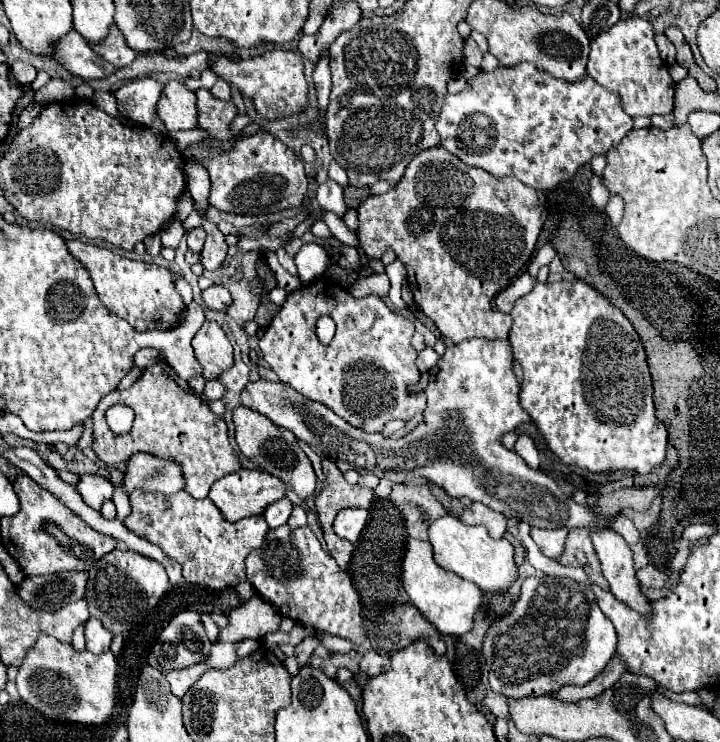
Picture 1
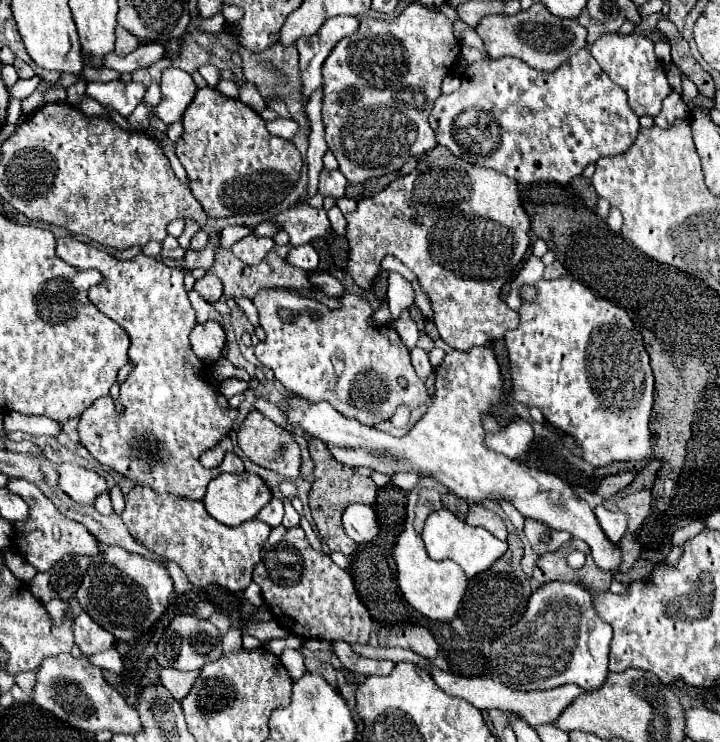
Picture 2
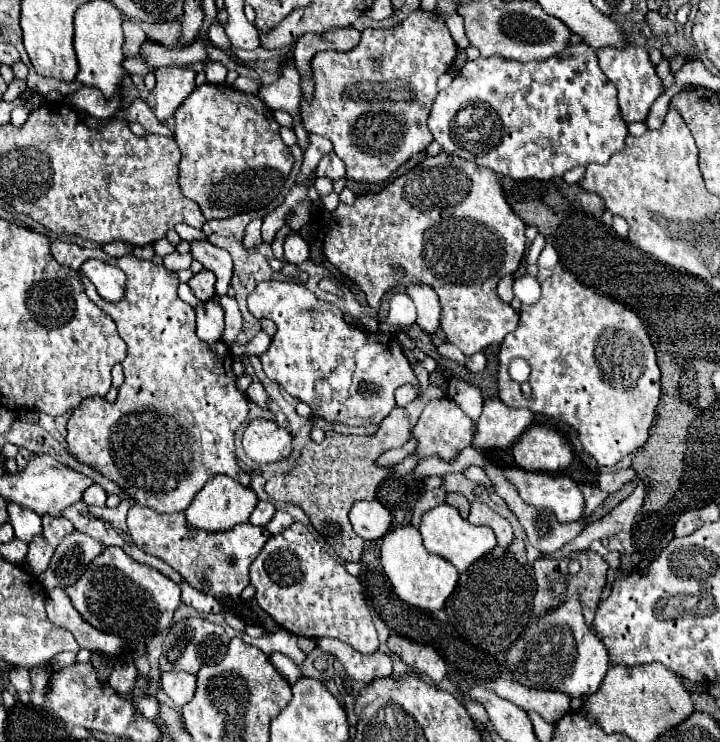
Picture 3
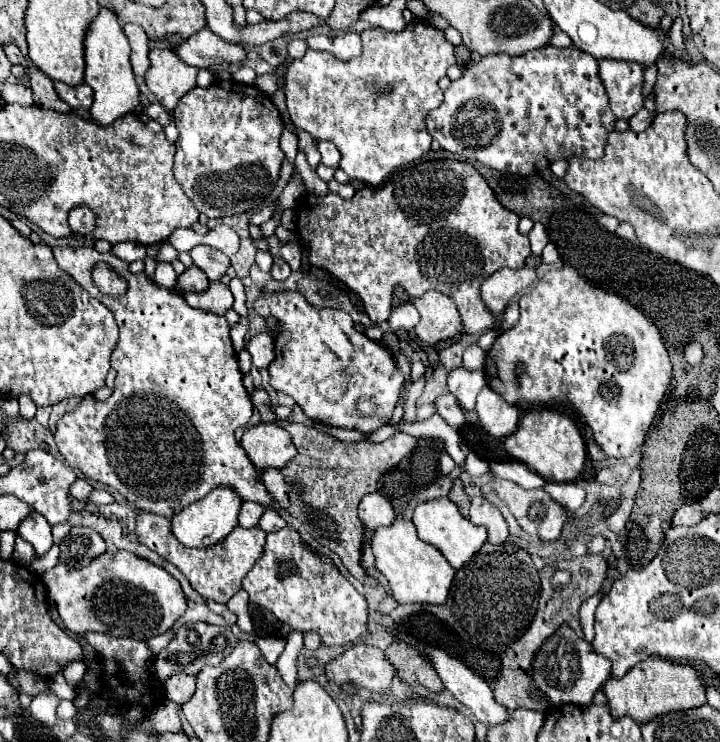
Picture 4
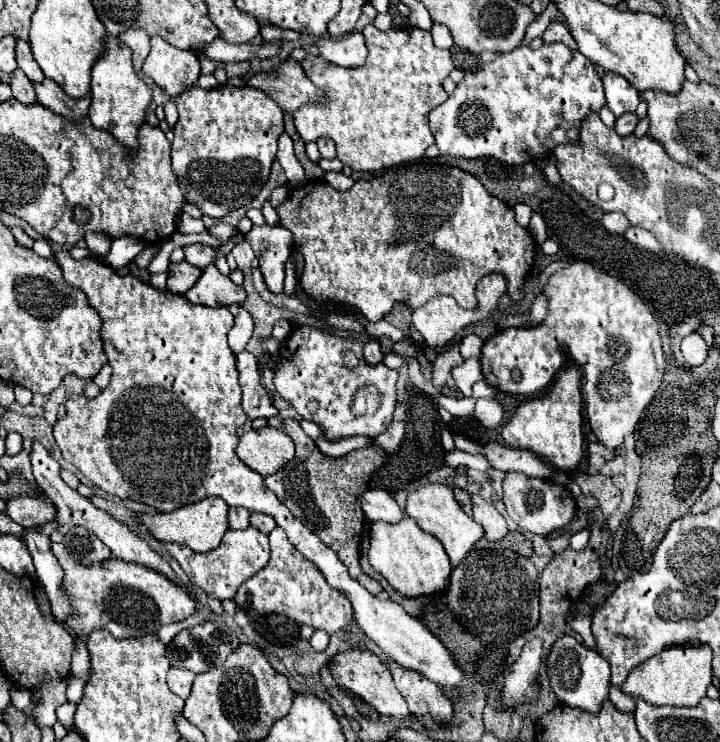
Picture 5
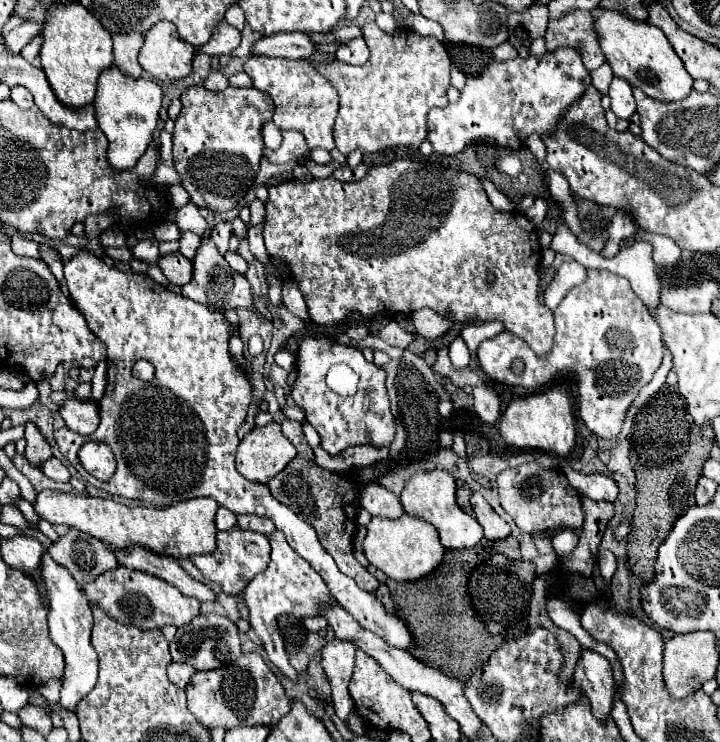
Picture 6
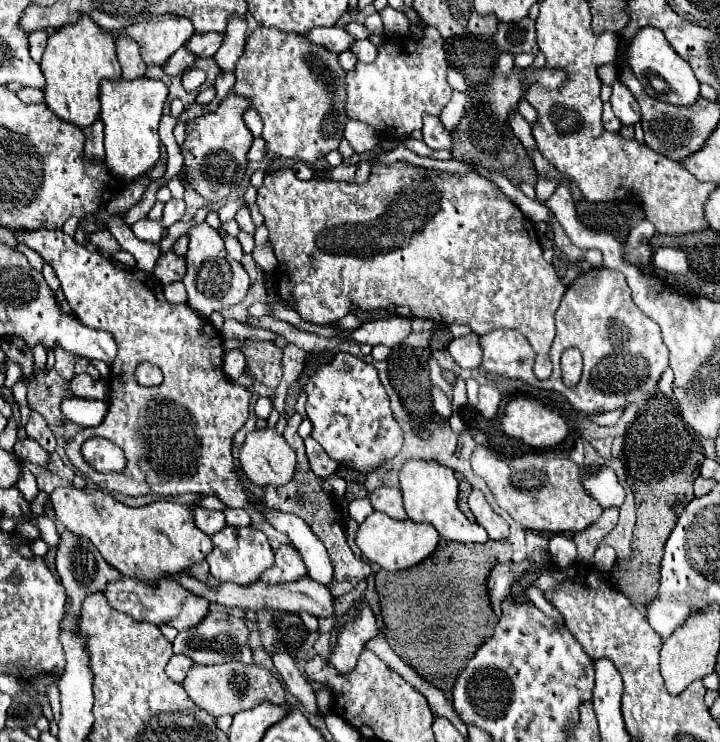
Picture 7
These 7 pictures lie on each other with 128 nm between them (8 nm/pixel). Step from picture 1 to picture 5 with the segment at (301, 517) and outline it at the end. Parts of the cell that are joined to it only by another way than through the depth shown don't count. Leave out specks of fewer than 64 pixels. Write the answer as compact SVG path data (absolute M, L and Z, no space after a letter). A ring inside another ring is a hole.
M252 514L250 526L258 528L258 530L264 532L264 534L270 534L270 532L276 528L276 522L274 522L274 518L268 516L268 514Z

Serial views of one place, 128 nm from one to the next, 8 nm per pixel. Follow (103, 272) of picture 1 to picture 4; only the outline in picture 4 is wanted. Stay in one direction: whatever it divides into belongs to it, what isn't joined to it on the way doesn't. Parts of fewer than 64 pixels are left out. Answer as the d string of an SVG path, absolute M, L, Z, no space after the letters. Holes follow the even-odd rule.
M54 248L54 258L59 268L70 274L86 292L100 300L118 324L120 336L116 348L110 356L110 366L116 370L116 386L106 402L98 401L92 394L86 395L78 408L64 414L54 432L56 446L62 458L72 466L82 470L90 480L102 482L118 490L130 504L140 510L172 518L176 512L204 498L210 490L218 486L232 488L242 500L256 502L264 508L274 508L276 502L270 498L262 480L256 474L254 464L248 460L244 448L236 442L236 428L246 426L252 416L252 400L244 390L242 372L238 368L238 358L230 342L230 326L226 316L204 312L200 308L190 308L176 290L162 288L146 278L144 272L132 274L128 262L118 260L114 254L100 254L94 248ZM94 264L108 264L120 278L126 280L128 288L124 296L104 296L92 282Z

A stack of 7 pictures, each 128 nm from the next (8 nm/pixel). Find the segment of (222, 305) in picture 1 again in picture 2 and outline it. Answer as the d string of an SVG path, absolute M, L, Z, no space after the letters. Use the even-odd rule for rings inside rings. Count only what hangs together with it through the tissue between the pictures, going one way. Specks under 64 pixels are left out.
M208 272L204 278L196 280L194 290L196 290L196 292L198 292L206 302L214 304L214 302L222 296L223 285L218 276L214 276L214 274L210 274L210 272Z

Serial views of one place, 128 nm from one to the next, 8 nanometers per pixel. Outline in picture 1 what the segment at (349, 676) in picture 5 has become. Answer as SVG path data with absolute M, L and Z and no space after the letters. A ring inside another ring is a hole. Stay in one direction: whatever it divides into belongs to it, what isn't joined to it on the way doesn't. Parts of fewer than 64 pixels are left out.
M374 650L366 652L362 656L362 660L360 660L360 672L368 674L368 676L378 676L378 674L382 674L388 668L390 668L390 658L388 656L380 656Z

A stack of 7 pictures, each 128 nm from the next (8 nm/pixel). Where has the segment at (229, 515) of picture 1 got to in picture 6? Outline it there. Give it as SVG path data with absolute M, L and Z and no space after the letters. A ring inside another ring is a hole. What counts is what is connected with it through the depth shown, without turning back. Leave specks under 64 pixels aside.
M44 490L38 494L34 510L48 522L76 528L92 538L98 538L100 542L104 542L104 546L110 546L118 552L126 552L132 546L142 546L160 556L190 558L216 550L214 516L218 504L212 498L192 498L170 506L126 506L110 498Z

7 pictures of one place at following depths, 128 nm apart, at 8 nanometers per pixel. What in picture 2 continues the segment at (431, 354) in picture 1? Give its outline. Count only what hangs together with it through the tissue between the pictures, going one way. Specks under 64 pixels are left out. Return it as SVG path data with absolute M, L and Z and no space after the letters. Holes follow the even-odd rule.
M412 348L410 356L412 356L412 366L416 368L416 374L420 376L420 380L426 380L432 374L428 352L424 352L422 348Z

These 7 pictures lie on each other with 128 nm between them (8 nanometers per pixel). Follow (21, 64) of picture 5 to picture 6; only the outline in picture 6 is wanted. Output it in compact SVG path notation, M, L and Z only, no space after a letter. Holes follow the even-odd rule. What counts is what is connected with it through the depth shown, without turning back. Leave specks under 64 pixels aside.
M40 35L34 37L30 44L26 44L24 48L22 48L22 56L30 62L30 64L34 64L36 68L42 68L41 60L39 57L39 52L42 44L42 37Z

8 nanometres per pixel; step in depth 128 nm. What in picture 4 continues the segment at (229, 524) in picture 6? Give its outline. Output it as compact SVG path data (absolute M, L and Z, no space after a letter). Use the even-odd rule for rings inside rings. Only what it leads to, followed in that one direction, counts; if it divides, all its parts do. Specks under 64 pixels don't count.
M242 502L240 506L240 516L238 516L238 524L242 528L252 528L258 524L260 516L264 514L264 508L256 502Z

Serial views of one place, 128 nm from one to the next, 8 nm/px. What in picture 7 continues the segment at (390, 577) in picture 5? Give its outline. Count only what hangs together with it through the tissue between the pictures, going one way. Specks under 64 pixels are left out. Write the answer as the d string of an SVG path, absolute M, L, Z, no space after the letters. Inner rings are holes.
M372 512L358 528L356 534L356 544L362 550L362 554L370 560L376 562L378 566L396 572L396 570L404 570L410 566L416 566L420 560L424 560L438 544L438 532L432 524L418 524L412 520L394 520L384 512Z

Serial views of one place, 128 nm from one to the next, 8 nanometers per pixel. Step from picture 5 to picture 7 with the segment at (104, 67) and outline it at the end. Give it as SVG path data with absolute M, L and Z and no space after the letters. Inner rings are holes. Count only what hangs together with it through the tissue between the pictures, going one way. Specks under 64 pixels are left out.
M104 80L100 88L100 120L104 122L106 136L106 160L104 164L112 172L112 176L130 184L134 178L146 174L154 168L160 158L160 138L158 138L158 122L162 118L164 100L168 96L168 88L160 80Z

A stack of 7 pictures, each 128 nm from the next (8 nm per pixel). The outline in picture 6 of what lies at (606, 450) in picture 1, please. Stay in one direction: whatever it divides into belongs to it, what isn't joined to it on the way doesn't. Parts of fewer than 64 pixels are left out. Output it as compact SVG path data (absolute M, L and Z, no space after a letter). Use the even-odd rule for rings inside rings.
M588 270L588 280L564 296L562 304L554 310L554 318L556 336L548 356L538 358L520 336L500 332L480 344L480 368L500 384L528 390L574 380L584 424L600 438L616 438L624 424L626 408L662 364L664 346L658 324L634 294L630 282L608 270Z

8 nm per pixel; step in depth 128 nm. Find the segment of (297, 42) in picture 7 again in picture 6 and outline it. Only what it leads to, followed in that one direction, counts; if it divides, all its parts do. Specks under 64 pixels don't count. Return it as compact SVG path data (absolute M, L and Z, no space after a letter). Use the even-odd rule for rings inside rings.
M248 56L244 62L244 72L252 78L252 86L266 92L274 102L272 122L280 130L298 130L304 134L308 150L326 148L332 150L334 118L338 114L338 92L332 82L322 76L310 60L288 60L270 56Z

